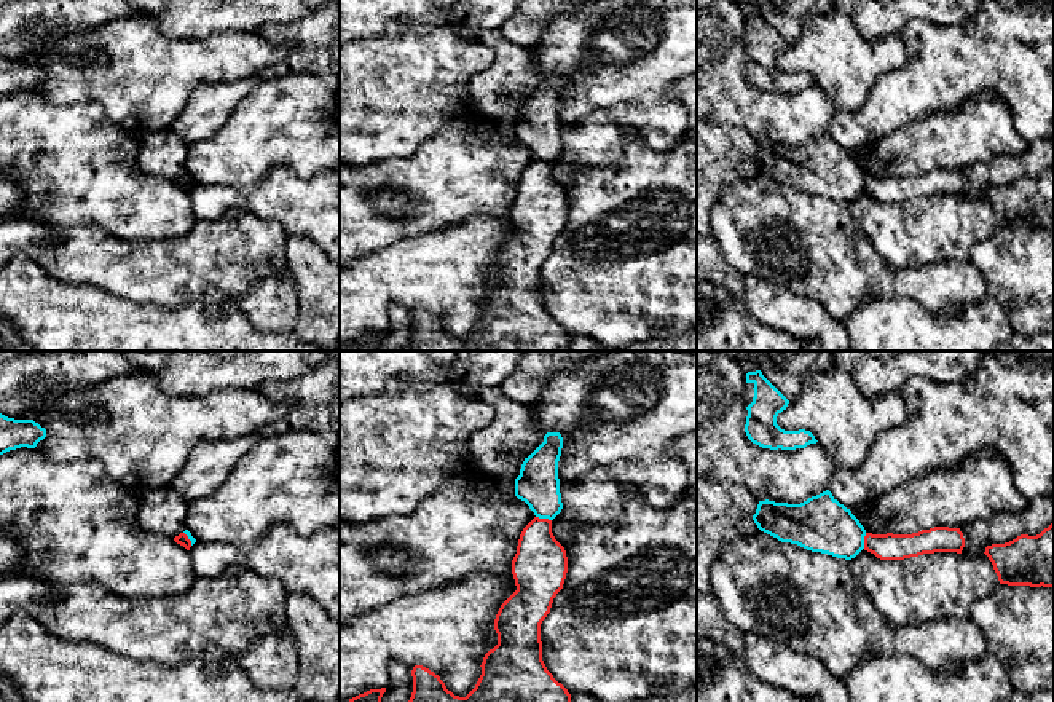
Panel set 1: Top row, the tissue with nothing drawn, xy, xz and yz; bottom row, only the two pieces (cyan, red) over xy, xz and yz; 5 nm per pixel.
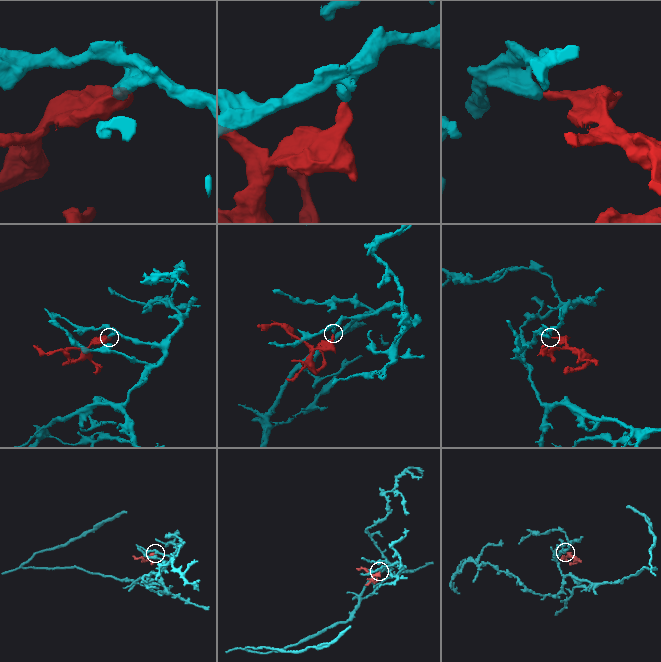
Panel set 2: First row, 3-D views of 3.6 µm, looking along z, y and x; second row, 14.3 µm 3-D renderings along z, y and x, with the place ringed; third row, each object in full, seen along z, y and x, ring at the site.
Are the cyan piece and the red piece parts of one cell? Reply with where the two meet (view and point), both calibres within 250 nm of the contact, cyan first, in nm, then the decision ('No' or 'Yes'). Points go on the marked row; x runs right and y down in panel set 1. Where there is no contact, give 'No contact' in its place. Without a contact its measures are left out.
Touches cyan at xz (544, 517). Thickness 220 nm (cyan) against 280 nm. No

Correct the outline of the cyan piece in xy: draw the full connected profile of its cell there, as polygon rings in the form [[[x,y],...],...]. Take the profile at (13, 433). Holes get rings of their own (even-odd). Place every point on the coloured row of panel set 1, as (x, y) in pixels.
[[[0,413],[0,455],[21,447],[35,448],[46,429],[33,420],[14,420]]]

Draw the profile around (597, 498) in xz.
[[[595,467],[576,482],[560,483],[563,509],[552,520],[555,539],[566,547],[579,526],[615,520],[630,490],[641,495],[636,485],[614,480],[608,467]]]

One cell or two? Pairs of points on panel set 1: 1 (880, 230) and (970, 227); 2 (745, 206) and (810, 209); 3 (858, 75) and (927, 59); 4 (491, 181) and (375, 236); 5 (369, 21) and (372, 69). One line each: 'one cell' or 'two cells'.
1: one cell
2: one cell
3: two cells
4: one cell
5: two cells

